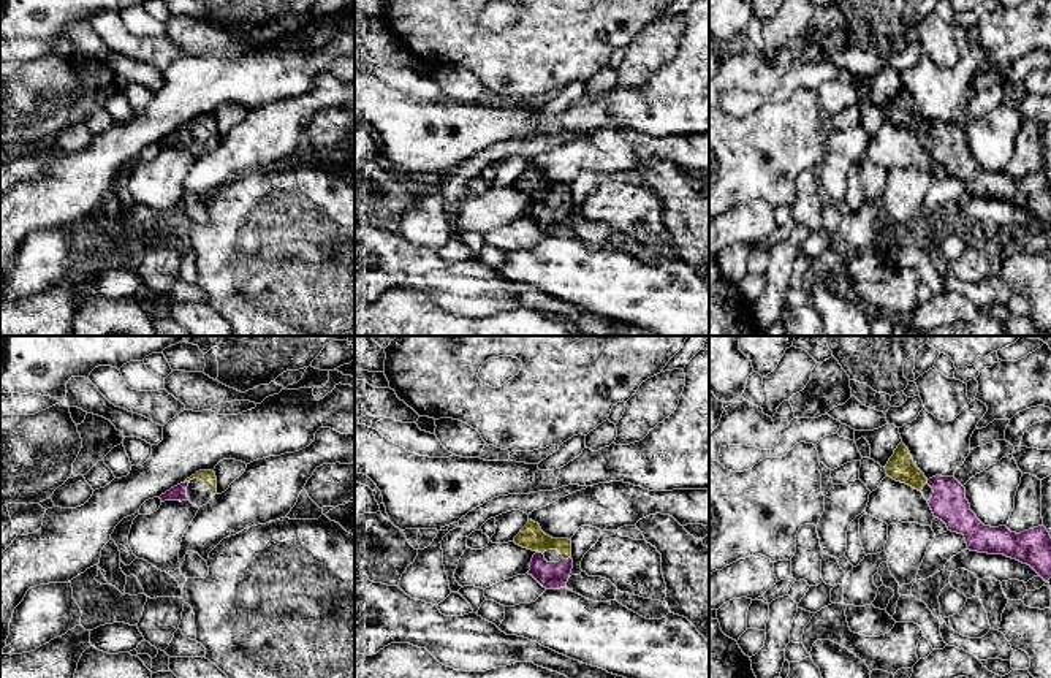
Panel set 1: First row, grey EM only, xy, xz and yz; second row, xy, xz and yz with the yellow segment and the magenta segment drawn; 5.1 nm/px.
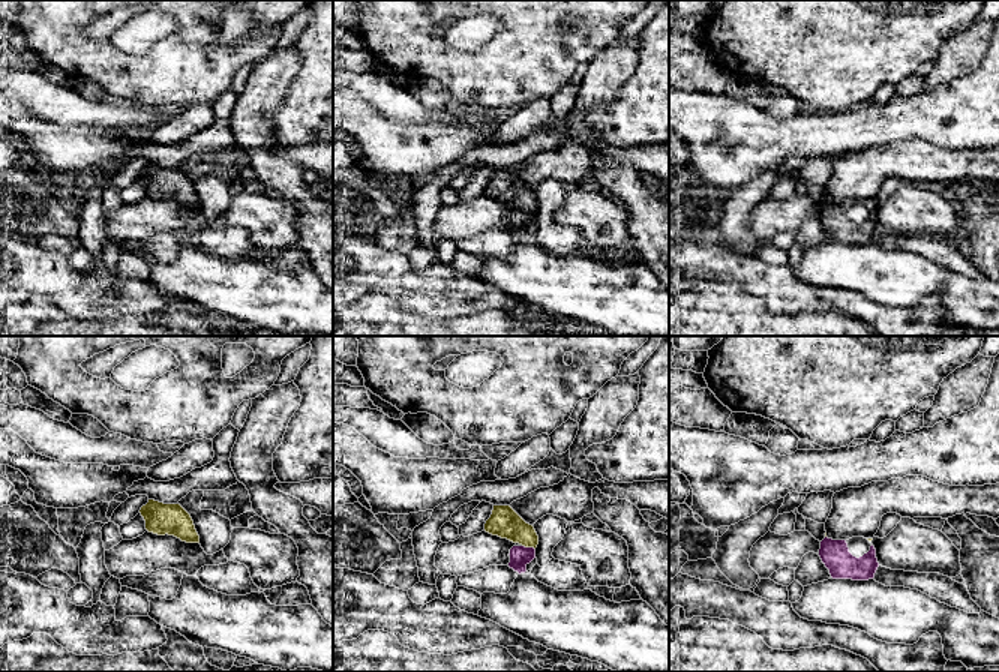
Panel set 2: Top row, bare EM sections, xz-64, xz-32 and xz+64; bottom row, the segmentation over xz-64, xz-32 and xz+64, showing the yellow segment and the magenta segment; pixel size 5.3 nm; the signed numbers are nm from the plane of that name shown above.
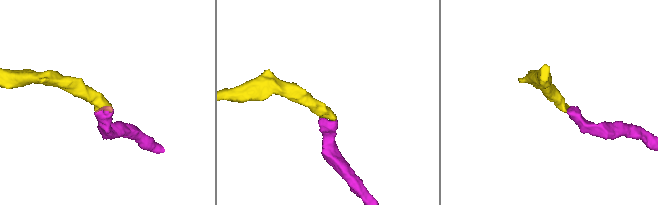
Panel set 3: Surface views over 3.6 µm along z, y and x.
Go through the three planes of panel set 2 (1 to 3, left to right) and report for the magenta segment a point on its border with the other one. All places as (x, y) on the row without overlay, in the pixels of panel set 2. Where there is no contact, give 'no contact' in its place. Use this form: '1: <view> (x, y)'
1: no contact
2: xz-32 (528, 210)
3: no contact

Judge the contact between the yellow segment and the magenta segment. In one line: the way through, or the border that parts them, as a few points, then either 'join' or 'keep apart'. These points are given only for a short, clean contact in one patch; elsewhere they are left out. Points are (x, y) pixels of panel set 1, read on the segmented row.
across xz (532, 537), (556, 544), (567, 558), (553, 575) | join

